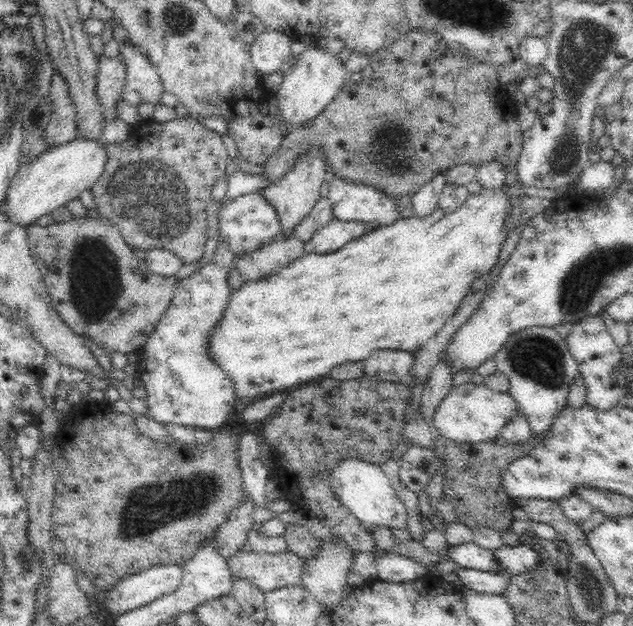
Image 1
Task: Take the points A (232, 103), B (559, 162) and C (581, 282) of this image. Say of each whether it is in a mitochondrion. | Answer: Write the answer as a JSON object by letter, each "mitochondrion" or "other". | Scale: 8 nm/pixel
{"A":"other","B":"mitochondrion","C":"mitochondrion"}

